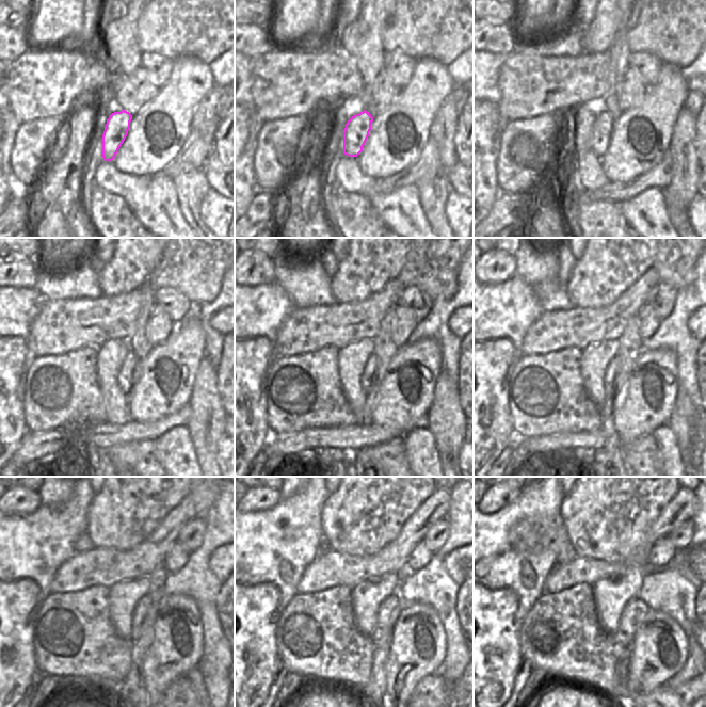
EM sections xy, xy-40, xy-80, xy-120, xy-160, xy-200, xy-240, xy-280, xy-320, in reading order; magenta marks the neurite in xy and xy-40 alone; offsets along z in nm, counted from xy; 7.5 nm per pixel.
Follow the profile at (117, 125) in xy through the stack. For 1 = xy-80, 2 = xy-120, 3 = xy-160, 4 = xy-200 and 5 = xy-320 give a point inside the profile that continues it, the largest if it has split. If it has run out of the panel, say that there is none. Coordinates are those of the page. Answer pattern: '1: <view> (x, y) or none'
1: xy-80 (603, 125)
2: xy-120 (140, 347)
3: xy-160 (384, 348)
4: xy-200 (630, 344)
5: xy-320 (635, 610)

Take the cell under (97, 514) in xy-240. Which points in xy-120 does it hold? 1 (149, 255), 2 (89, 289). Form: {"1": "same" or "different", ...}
{"1": "same", "2": "different"}

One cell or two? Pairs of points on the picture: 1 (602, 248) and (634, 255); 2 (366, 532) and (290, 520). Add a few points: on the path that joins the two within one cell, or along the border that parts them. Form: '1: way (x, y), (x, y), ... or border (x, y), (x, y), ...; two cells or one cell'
1: way (609, 248), (626, 248); one cell
2: border (324, 501), (322, 508), (322, 536), (329, 548); two cells

